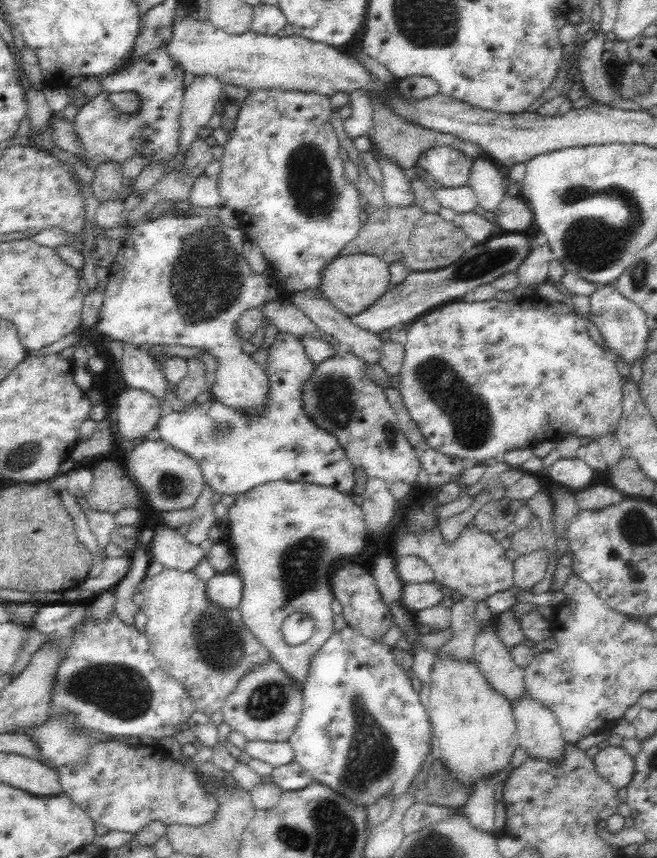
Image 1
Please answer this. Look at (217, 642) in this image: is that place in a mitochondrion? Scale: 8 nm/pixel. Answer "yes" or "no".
yes

